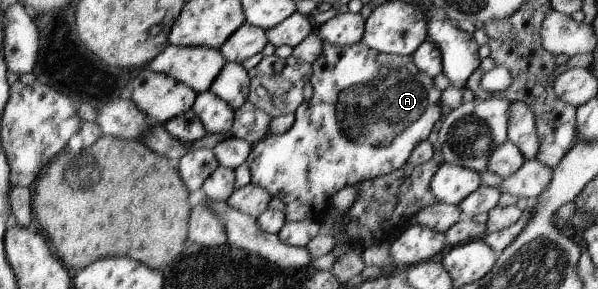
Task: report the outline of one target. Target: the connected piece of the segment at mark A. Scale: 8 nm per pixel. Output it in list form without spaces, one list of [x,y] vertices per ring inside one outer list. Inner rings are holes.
[[[322,40],[322,53],[320,53],[318,59],[314,61],[313,75],[310,77],[310,83],[313,87],[313,96],[300,105],[295,111],[295,122],[289,130],[286,130],[281,135],[275,135],[268,133],[258,143],[255,143],[252,147],[250,155],[248,155],[248,165],[251,173],[251,182],[254,185],[259,185],[262,189],[266,189],[270,193],[271,197],[278,197],[284,201],[286,209],[285,214],[286,222],[288,221],[304,221],[312,220],[316,223],[320,223],[322,226],[327,226],[326,217],[330,213],[330,209],[333,207],[332,197],[334,193],[338,193],[343,187],[350,185],[357,185],[362,181],[376,179],[383,175],[388,175],[397,169],[400,169],[404,164],[409,161],[409,155],[411,151],[424,140],[428,139],[428,135],[432,131],[436,121],[442,119],[444,115],[441,110],[441,91],[434,85],[434,80],[428,77],[424,71],[420,71],[413,61],[412,56],[402,57],[399,55],[390,55],[386,53],[376,52],[375,49],[369,48],[366,44],[360,40],[354,45],[332,45],[328,41]]]

